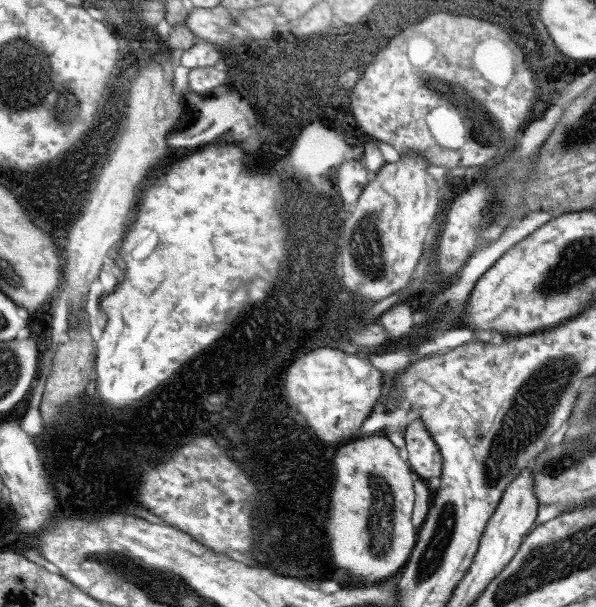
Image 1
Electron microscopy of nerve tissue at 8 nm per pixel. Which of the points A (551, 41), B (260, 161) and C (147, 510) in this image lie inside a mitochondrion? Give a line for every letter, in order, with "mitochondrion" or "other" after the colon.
A: other
B: other
C: other

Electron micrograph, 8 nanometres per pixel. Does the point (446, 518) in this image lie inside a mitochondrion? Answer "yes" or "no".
yes

